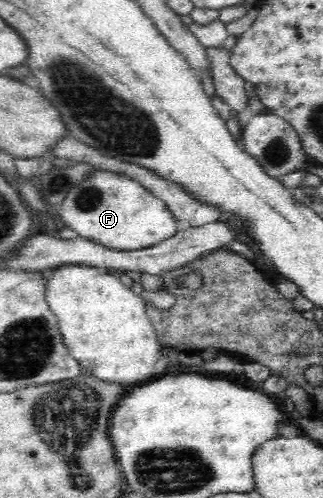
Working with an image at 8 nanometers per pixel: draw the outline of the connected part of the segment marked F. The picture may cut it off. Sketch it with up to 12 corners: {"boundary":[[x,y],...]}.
{"boundary":[[123,174],[69,189],[60,219],[110,249],[176,233],[168,206]]}

